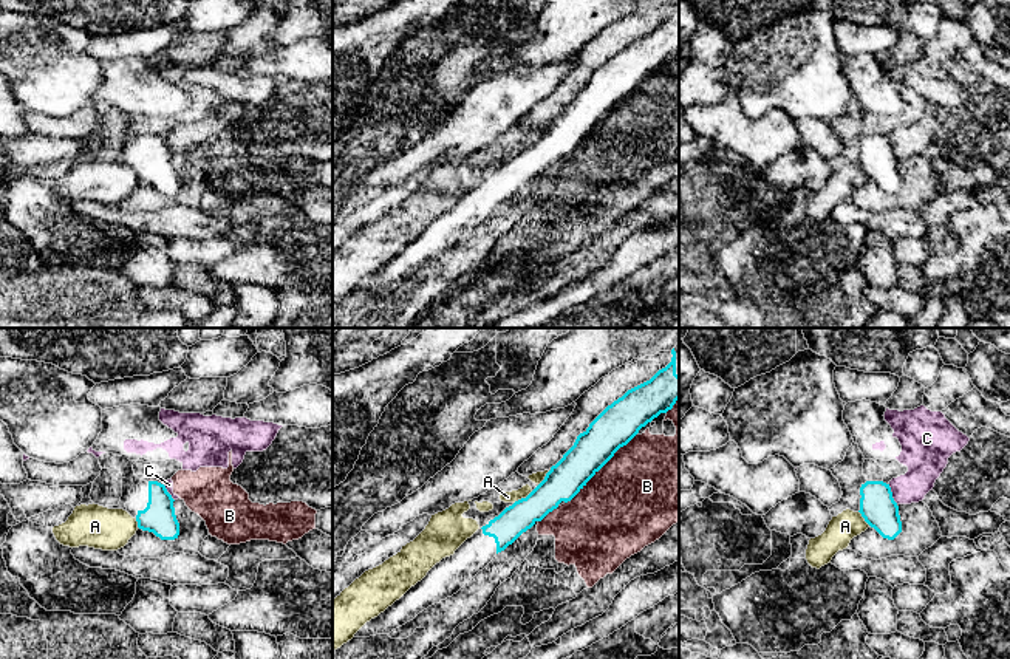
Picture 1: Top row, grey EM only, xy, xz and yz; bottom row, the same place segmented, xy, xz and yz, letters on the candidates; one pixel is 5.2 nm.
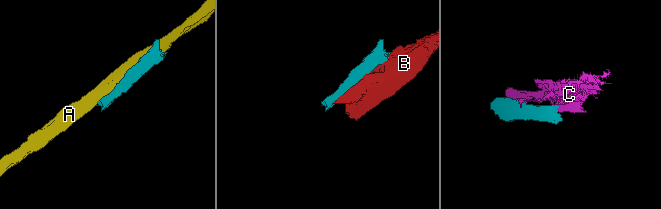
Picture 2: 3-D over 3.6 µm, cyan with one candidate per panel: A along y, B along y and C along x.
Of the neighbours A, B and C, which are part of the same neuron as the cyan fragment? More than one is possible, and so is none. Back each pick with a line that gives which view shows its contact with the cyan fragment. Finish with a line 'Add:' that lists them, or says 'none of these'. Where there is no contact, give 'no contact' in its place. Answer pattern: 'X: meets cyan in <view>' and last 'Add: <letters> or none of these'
Add: none of these

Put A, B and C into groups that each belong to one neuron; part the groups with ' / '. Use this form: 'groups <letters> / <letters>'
groups A / B / C

